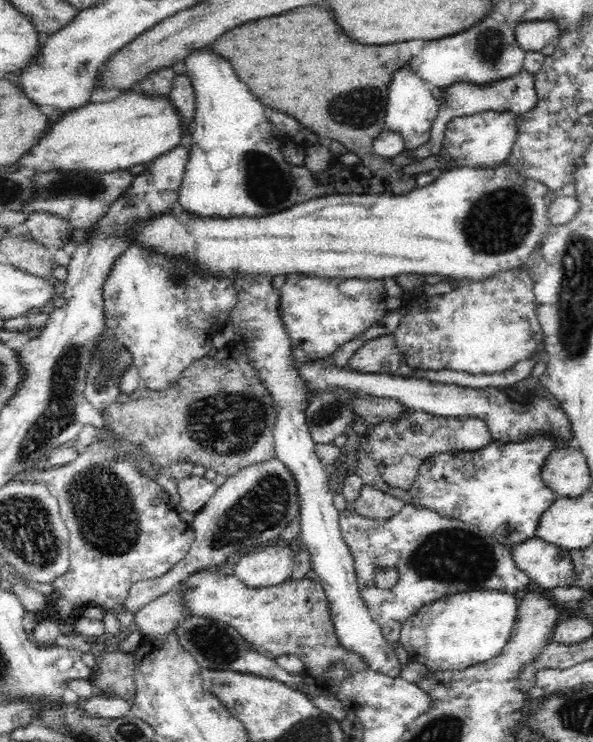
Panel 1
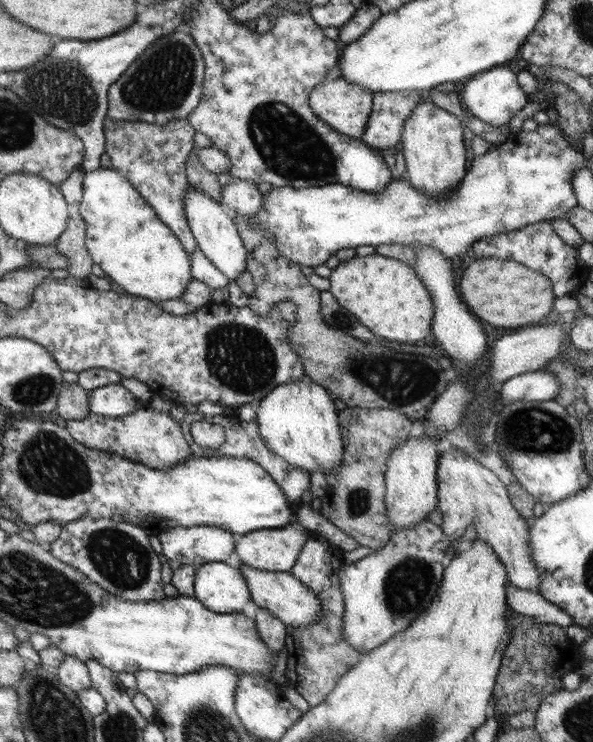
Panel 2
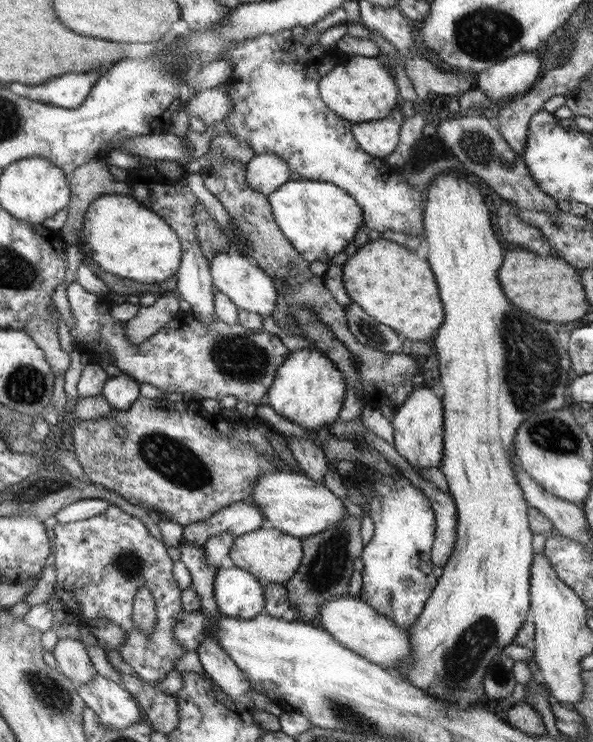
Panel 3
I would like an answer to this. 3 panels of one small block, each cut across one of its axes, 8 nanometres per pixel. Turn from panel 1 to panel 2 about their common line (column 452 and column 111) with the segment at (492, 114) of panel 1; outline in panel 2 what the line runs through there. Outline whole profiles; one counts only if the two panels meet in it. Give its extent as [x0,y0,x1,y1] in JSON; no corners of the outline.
[105,119,198,256]

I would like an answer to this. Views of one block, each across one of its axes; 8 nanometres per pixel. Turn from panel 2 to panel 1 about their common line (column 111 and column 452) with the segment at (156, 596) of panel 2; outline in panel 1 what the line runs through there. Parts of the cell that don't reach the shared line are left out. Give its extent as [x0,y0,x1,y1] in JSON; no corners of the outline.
[339,503,532,648]

